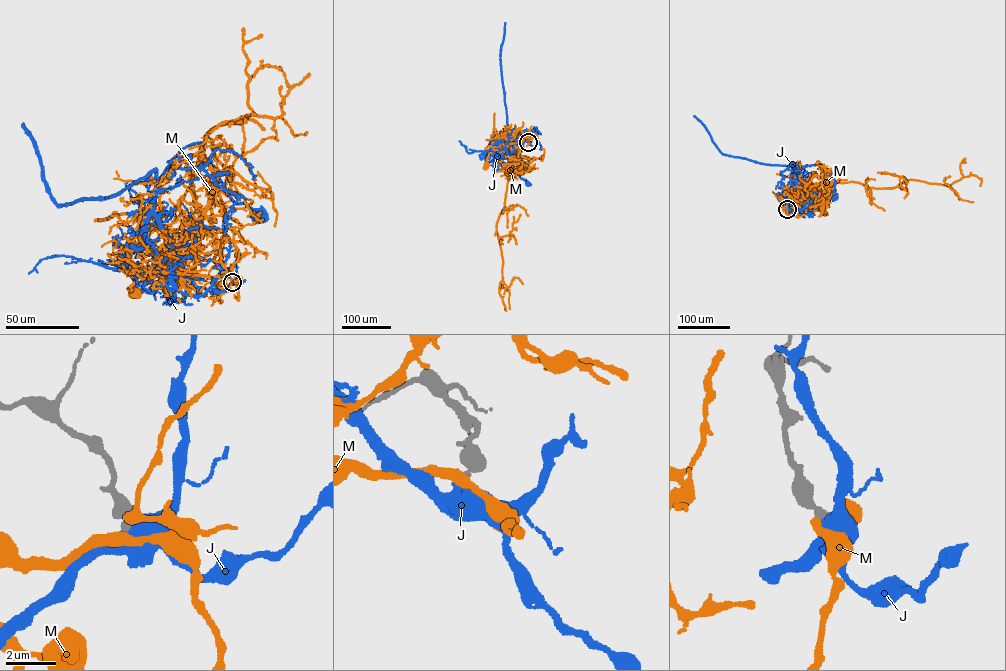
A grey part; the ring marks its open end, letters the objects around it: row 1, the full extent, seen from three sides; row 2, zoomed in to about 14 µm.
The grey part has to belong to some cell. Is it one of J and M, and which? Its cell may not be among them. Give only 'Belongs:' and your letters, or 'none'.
Belongs: none

